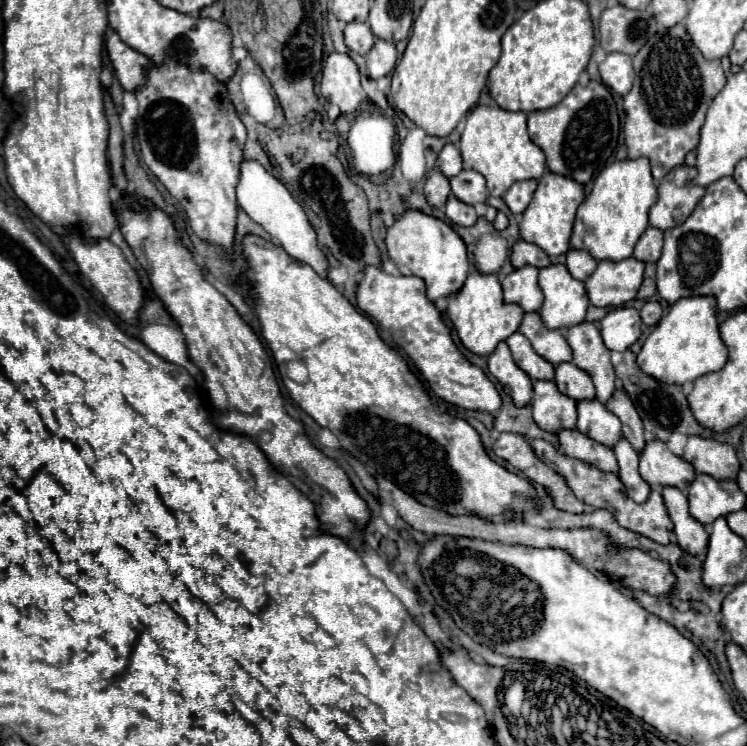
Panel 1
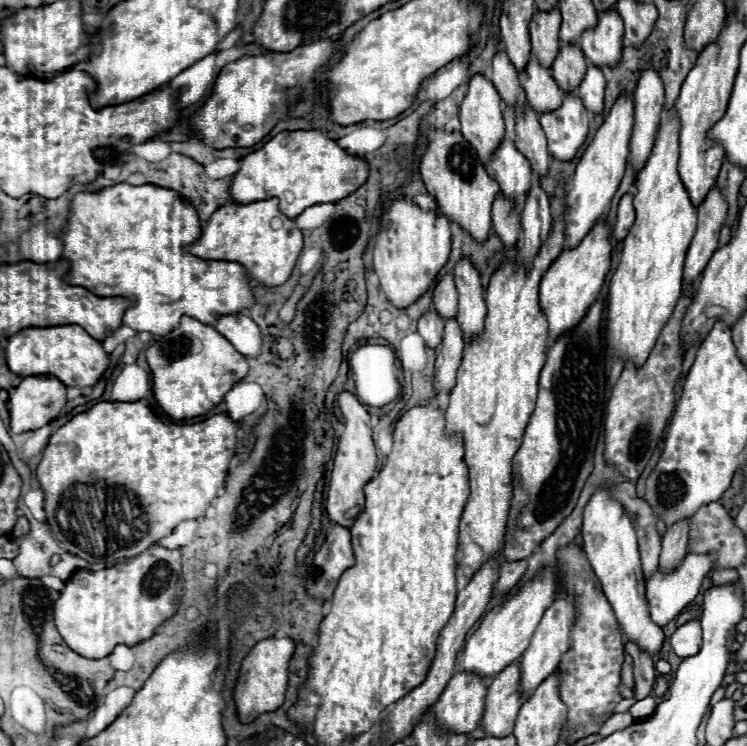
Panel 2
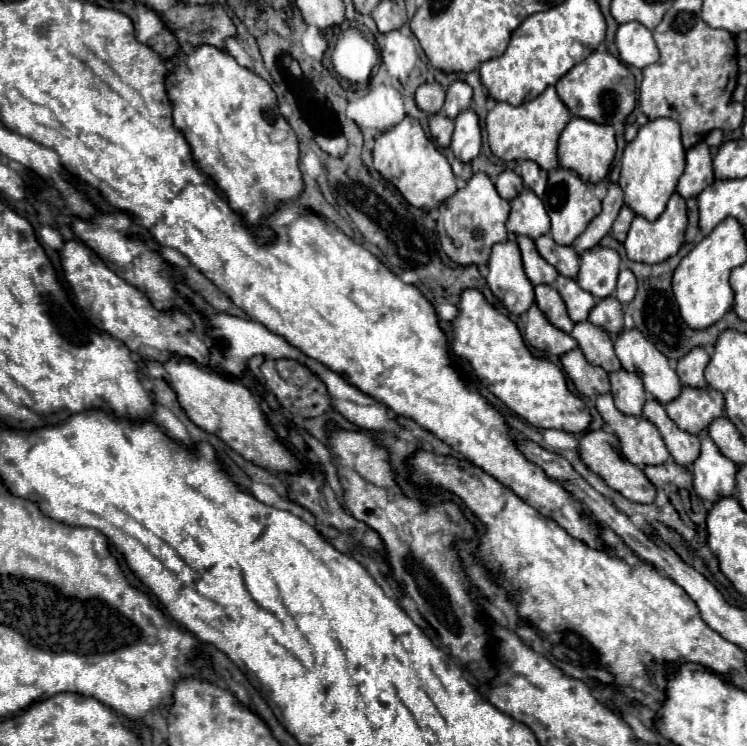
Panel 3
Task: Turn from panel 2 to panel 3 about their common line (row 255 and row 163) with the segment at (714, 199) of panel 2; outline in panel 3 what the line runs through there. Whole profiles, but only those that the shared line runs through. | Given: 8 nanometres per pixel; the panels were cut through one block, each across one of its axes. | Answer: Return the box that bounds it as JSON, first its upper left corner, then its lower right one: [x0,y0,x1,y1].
[676,142,714,198]

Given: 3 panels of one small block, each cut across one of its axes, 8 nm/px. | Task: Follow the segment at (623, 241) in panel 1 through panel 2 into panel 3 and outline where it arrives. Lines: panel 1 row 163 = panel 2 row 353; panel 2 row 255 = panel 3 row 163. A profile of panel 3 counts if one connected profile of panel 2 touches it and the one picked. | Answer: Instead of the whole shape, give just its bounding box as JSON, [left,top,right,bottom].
[618,118,686,220]

